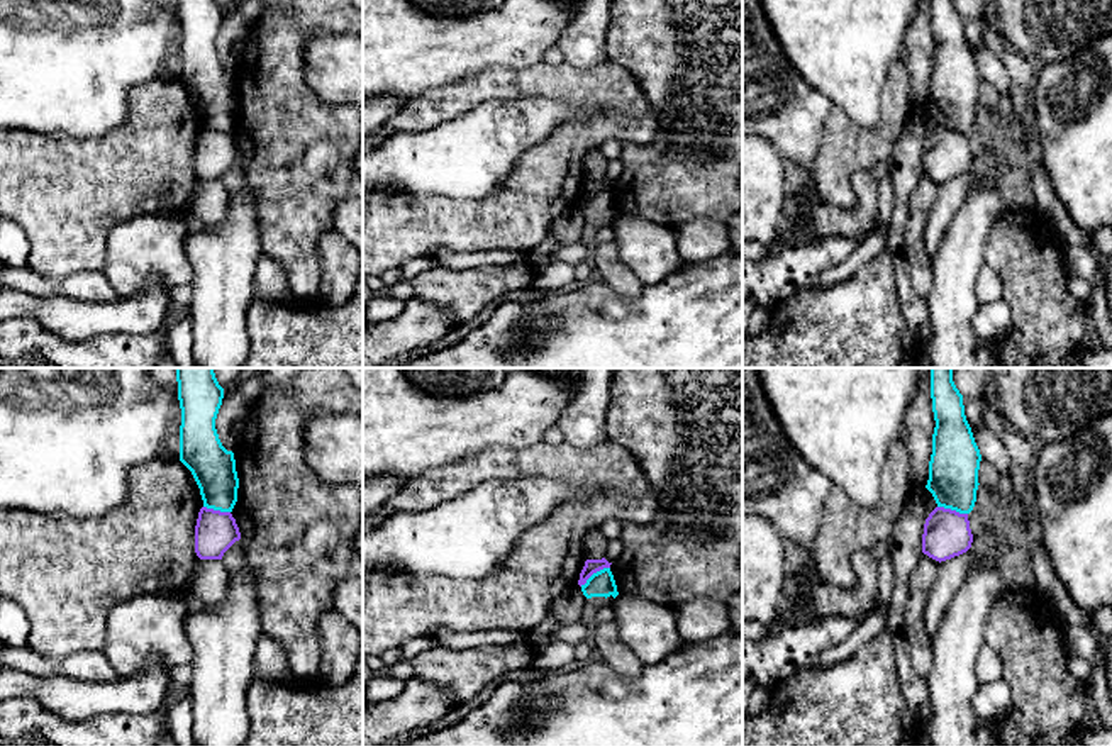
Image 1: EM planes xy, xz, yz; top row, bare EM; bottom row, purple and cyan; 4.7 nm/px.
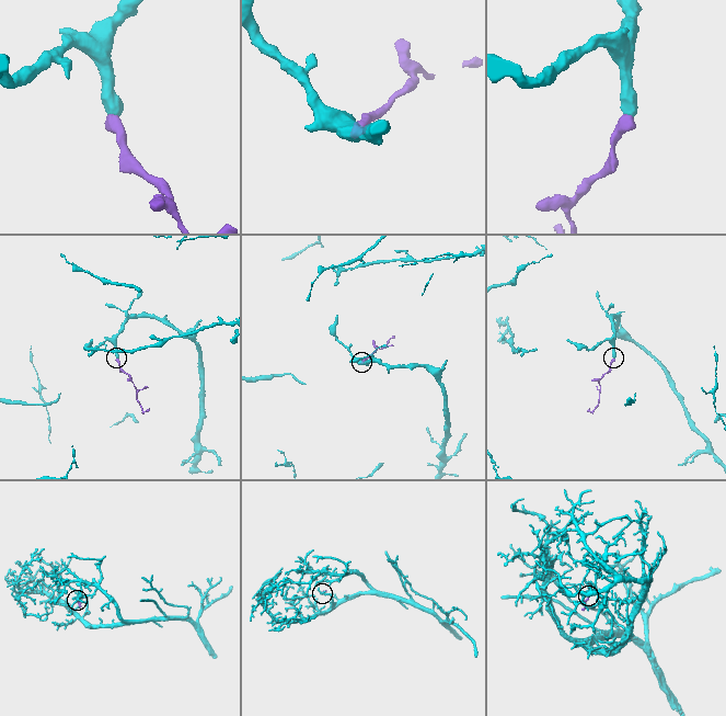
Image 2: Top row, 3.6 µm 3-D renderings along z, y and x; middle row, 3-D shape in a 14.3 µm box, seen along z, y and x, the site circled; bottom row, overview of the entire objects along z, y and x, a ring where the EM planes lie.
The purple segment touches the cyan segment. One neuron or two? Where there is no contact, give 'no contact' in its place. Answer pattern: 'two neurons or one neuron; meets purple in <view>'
two neurons; meets purple in xz

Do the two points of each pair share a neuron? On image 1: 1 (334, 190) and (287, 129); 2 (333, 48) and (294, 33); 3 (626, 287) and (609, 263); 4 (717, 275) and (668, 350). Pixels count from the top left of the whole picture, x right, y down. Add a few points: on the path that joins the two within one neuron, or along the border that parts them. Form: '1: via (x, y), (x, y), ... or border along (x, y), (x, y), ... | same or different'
1: via (316, 189), (287, 160), (287, 148) | same
2: border along (344, 33), (319, 33), (307, 41), (304, 77) | different
3: via (624, 282), (612, 268) | same
4: via (717, 294), (717, 300), (687, 331) | same

